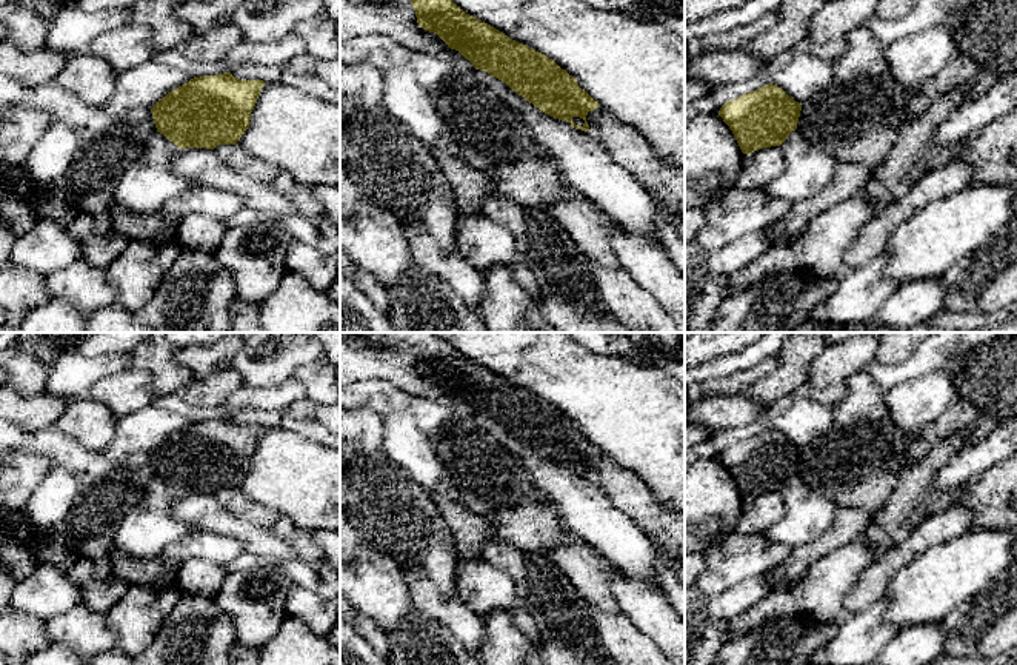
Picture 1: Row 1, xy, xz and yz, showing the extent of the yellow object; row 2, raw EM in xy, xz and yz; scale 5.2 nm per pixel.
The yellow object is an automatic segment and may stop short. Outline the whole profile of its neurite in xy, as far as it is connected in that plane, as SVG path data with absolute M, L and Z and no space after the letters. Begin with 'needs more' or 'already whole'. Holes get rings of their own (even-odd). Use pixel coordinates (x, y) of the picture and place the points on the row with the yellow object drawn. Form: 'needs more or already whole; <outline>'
already whole; M231 72L194 77L152 106L157 132L182 149L235 145L249 128L251 112L265 85L263 80L235 79Z

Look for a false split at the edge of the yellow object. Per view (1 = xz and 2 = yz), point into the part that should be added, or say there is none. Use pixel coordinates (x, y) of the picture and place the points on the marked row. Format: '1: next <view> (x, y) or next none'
1: next none
2: next none

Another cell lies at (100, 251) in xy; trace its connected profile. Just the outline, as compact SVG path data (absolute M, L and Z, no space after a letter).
M75 212L66 231L83 246L80 257L98 269L106 269L129 245L129 240L114 232L98 236L86 212Z

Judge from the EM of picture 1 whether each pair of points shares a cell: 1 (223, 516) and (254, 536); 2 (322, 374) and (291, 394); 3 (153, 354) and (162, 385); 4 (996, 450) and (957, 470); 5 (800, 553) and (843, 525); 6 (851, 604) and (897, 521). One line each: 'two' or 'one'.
1: one
2: two
3: one
4: one
5: one
6: two

